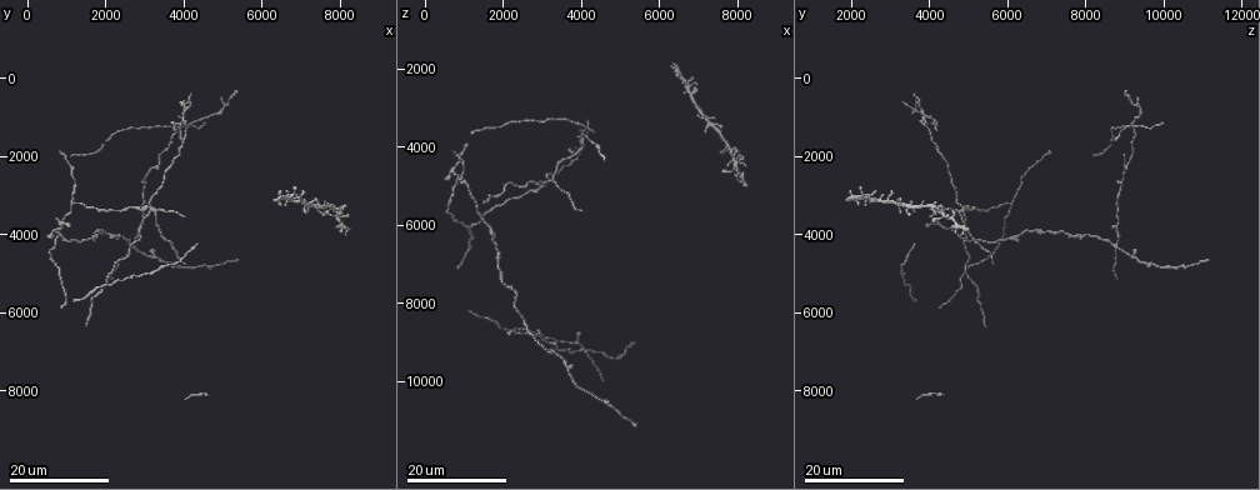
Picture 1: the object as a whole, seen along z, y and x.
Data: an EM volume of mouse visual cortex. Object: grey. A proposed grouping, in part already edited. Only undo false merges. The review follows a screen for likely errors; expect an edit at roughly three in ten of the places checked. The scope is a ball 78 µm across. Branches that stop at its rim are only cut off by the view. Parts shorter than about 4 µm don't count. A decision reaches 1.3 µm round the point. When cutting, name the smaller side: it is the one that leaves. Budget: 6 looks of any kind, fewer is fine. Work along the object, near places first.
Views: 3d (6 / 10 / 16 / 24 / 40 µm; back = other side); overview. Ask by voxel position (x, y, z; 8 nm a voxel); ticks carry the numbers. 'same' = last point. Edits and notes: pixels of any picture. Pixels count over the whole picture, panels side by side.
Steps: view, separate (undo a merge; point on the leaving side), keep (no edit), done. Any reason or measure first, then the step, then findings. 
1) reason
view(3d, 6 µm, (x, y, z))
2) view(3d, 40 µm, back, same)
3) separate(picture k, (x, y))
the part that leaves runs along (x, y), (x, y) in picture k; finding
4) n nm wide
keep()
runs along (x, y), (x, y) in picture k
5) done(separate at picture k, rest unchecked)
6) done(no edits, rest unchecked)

sudden change in width
view(3d, 24 µm, (700, 4200, 5750))

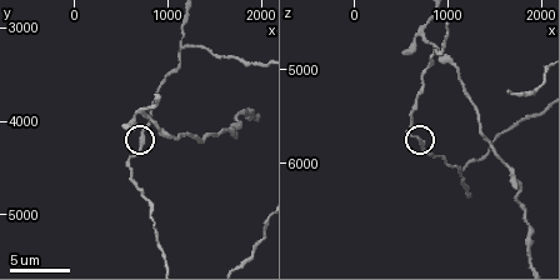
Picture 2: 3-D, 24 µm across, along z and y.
zoom in
view(3d, 10 µm, (700, 4300, 5800))

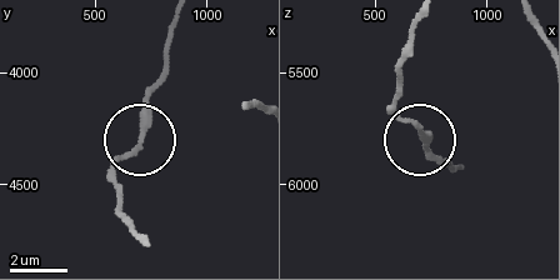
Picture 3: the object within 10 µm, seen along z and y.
keep()
runs along (139, 234), (113, 171), (139, 143), (144, 100), (160, 81) in picture 3; one neuron here

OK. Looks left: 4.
looks like a crossing
view(3d, 24 µm, (4050, 1200, 9150))

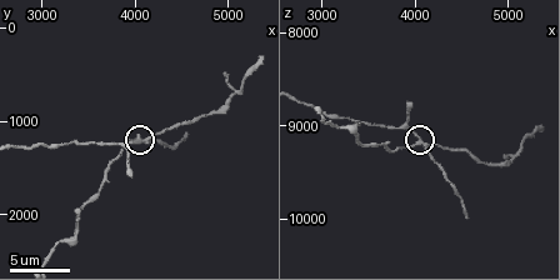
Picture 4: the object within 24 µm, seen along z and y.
view(3d, 6 µm, (4050, 1200, 9150))

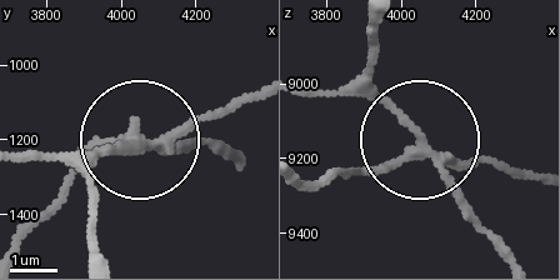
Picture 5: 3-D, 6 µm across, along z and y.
210 nm wide
separate(picture 5, (358, 171))
the part that leaves runs along (423, 156), (306, 180) in picture 5; a second neuron is stuck on

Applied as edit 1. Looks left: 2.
done(separate at picture 5, rest unchecked)

